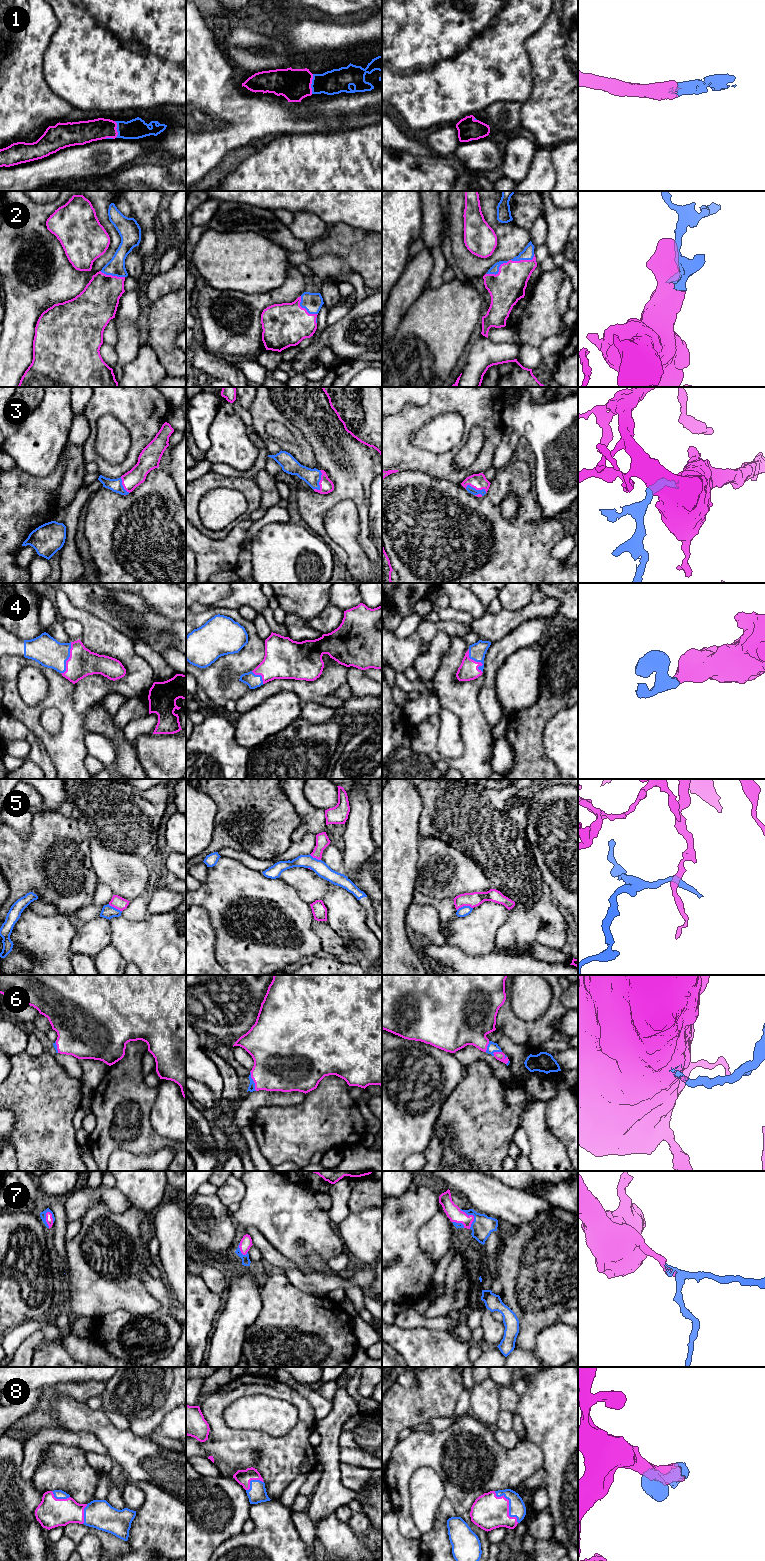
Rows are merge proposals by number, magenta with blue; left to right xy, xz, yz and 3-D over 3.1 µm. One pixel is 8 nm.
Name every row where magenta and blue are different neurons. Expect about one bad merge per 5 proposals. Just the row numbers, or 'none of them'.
5

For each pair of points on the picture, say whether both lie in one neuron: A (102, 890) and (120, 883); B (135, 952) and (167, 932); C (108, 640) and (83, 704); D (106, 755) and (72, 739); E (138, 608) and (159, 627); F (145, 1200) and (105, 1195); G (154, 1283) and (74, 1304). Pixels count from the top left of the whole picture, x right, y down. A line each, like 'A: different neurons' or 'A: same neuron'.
A: different neurons
B: same neuron
C: same neuron
D: different neurons
E: same neuron
F: different neurons
G: different neurons

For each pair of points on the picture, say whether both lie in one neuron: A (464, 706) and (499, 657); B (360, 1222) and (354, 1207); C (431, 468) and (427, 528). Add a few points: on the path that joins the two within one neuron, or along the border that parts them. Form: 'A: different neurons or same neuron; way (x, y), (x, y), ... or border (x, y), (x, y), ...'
A: different neurons; border (482, 674), (482, 686), (478, 694), (478, 703)
B: different neurons; border (371, 1207), (350, 1213)
C: different neurons; border (407, 470), (420, 470), (429, 475), (453, 482)

